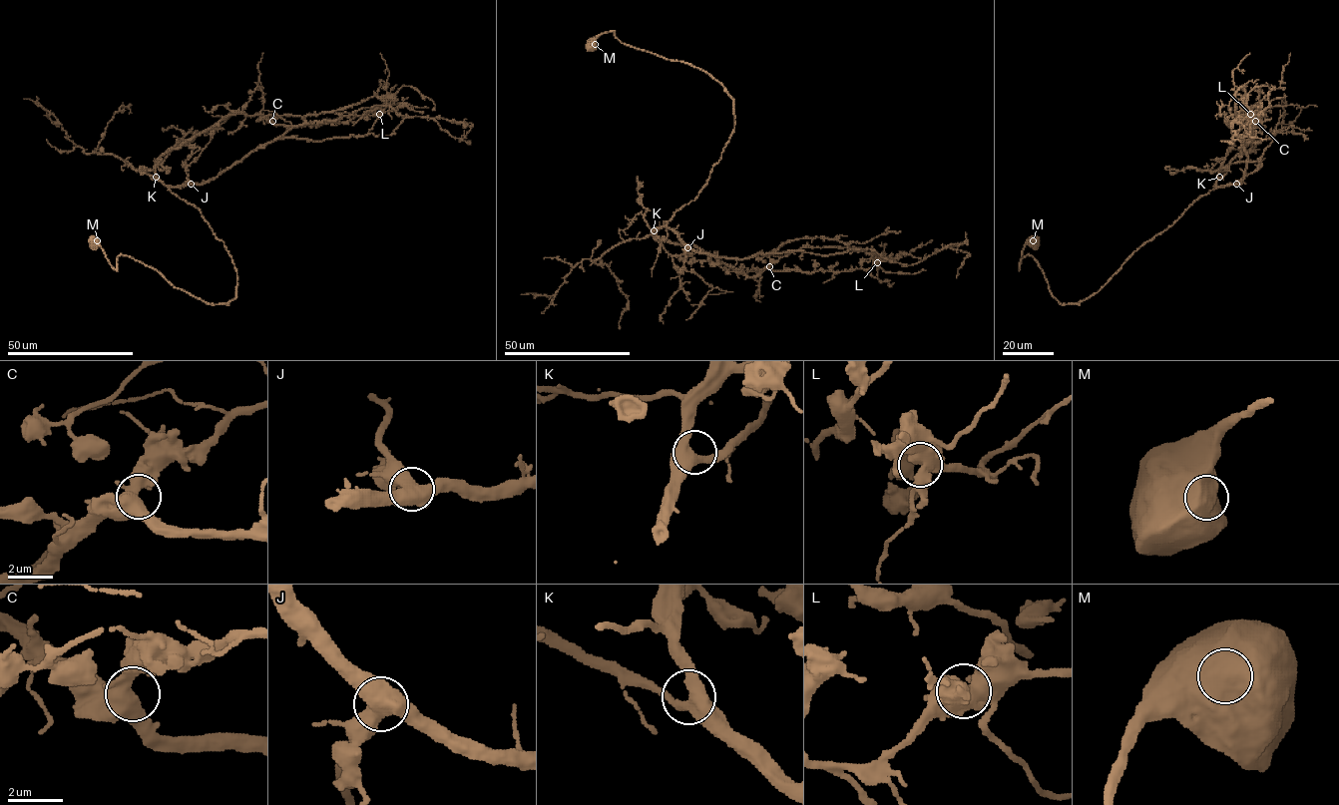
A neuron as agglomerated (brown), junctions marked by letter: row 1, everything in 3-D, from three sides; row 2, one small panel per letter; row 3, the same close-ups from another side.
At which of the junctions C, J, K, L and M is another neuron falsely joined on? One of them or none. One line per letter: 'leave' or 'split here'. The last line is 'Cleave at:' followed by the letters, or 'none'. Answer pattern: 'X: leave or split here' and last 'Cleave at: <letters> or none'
C: leave
J: leave
K: leave
L: leave
M: leave
Cleave at: none

